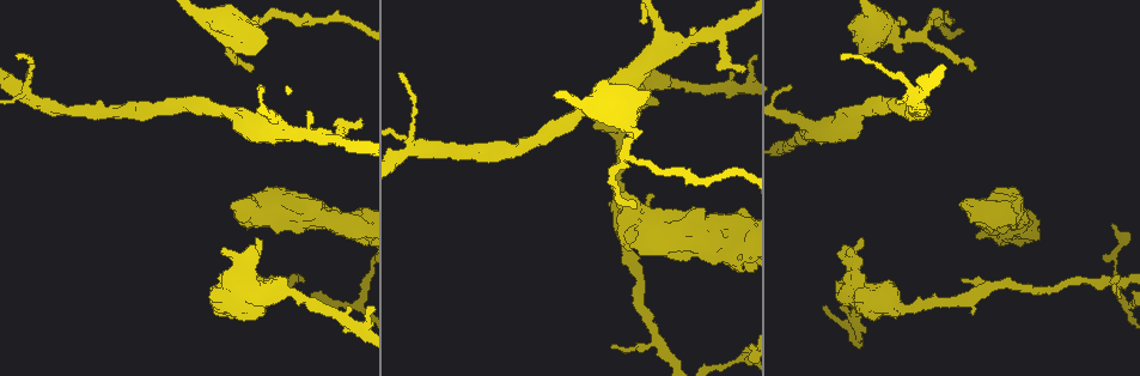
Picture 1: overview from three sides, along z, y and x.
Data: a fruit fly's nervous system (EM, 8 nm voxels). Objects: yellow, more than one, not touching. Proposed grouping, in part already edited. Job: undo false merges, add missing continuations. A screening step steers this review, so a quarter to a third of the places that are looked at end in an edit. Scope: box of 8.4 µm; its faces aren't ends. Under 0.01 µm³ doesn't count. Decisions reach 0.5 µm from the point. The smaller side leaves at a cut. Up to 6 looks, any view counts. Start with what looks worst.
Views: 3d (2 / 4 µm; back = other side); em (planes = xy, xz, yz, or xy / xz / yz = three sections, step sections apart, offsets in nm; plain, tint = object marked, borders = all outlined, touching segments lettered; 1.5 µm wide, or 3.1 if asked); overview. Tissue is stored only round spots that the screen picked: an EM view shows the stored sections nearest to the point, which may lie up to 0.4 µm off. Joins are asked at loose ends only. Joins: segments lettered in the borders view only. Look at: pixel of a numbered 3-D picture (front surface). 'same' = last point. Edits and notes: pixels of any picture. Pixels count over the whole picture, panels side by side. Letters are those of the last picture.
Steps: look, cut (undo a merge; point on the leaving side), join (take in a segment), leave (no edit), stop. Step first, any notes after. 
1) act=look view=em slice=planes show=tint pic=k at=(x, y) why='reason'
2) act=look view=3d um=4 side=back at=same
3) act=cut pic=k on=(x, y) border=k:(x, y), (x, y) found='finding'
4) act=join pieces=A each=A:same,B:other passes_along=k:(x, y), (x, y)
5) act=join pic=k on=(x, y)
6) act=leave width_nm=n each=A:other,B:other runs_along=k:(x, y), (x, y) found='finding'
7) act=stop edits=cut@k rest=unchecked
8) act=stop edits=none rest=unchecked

act=look view=em slice=xz step=4 show=borders pic=1 at=(234, 201) why='free end'

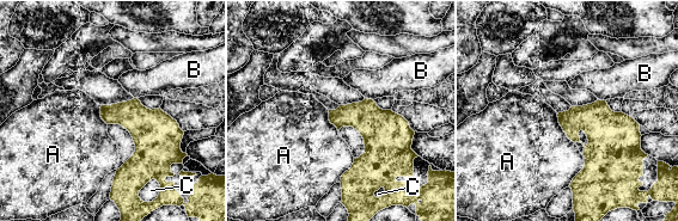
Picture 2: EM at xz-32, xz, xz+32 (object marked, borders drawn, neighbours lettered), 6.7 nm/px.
act=look view=em slice=planes show=borders at=same

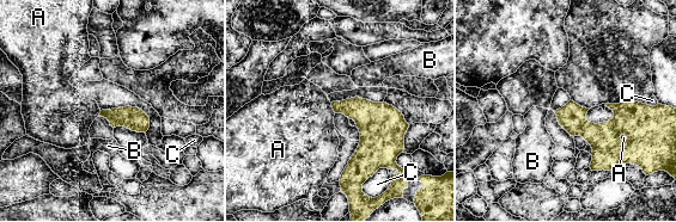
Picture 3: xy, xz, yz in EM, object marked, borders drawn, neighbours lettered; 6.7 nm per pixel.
act=leave each=A:other,B:other,C:other border=3:(330, 103), (335, 112) found='no lettered segment goes on from it'

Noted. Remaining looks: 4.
act=look view=3d um=4 pic=1 at=(251, 69) why='tapers out'

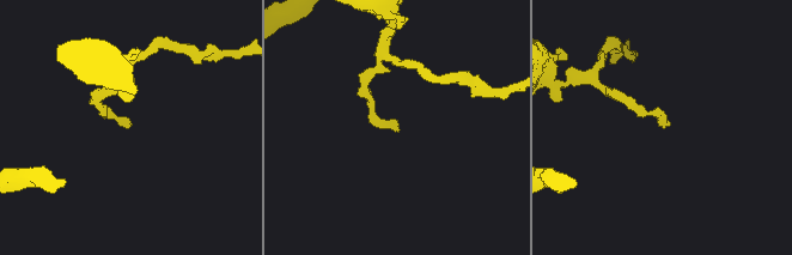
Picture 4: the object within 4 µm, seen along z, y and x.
act=look view=em slice=yz step=8 show=tint pic=4 at=(129, 126)

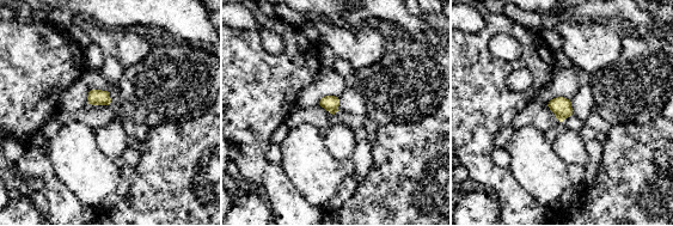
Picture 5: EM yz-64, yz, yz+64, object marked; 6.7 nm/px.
act=look view=em slice=planes show=borders at=same

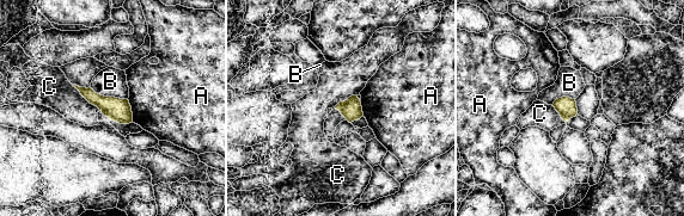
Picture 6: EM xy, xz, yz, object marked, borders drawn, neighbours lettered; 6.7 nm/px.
act=leave longest_contact=B:280nm each=A:other,B:other,C:other border=6:(127, 99), (133, 121) found='no lettered segment goes on from it'

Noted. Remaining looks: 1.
act=look view=em slice=planes show=borders pic=1 at=(654, 339) why='a fork'

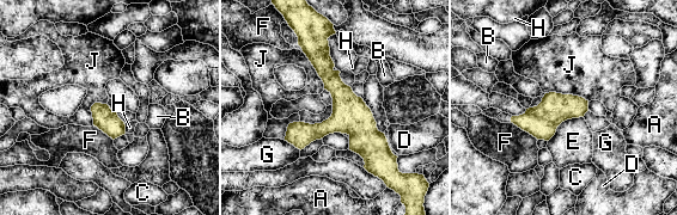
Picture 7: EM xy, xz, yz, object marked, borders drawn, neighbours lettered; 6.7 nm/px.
act=leave each=A:other,B:other,C:other,D:other,E:other,F:other,G:other,H:other,J:other border=7:(583, 116), (565, 120), (548, 141) found='continuous, no second neuron'

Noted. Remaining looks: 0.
act=stop edits=none rest=unchecked

